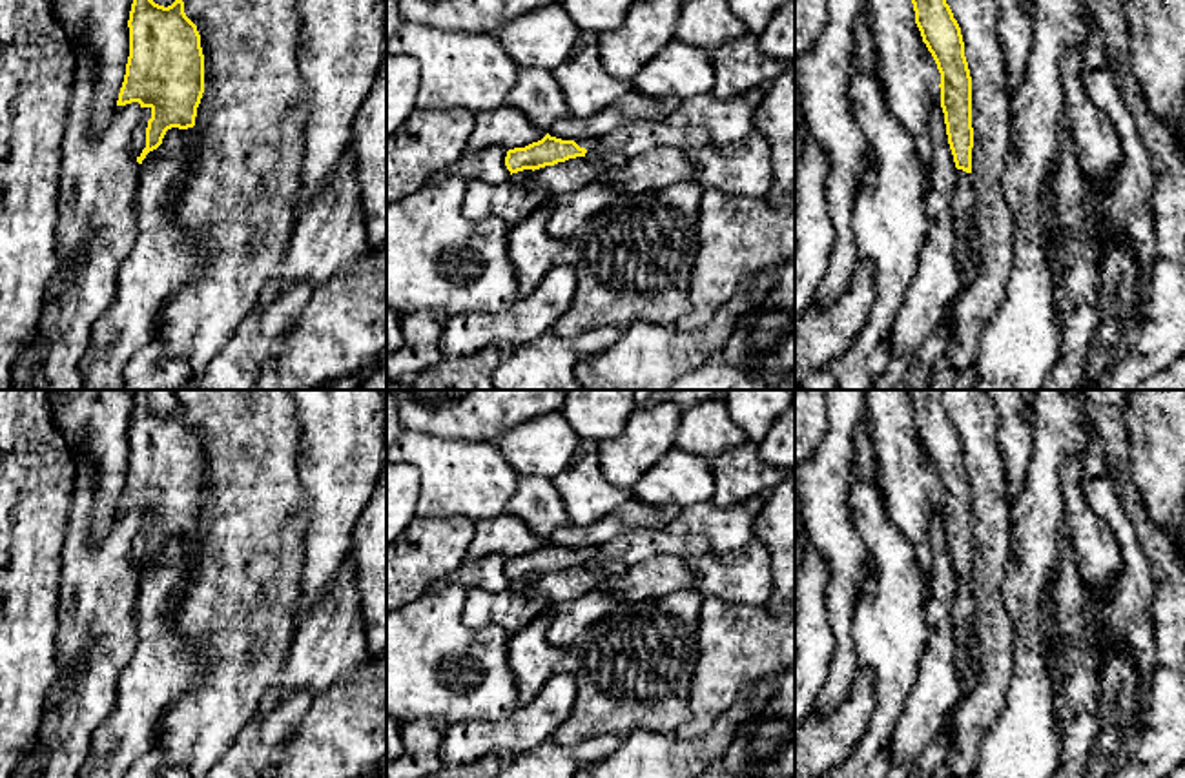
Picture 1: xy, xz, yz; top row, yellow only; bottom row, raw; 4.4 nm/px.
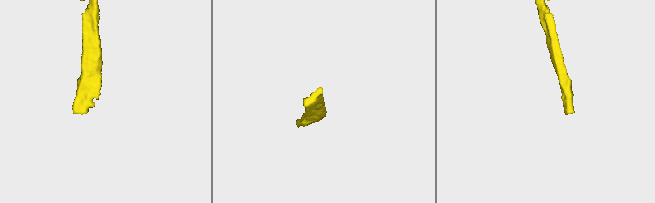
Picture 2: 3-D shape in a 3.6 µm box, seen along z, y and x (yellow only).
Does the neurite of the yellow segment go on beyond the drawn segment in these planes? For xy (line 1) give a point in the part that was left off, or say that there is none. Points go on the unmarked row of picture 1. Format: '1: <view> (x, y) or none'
1: none

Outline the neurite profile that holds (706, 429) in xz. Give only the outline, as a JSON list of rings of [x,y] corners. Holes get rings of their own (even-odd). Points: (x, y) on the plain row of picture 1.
[[[722,397],[684,408],[675,448],[707,459],[747,443],[746,432],[729,417]]]

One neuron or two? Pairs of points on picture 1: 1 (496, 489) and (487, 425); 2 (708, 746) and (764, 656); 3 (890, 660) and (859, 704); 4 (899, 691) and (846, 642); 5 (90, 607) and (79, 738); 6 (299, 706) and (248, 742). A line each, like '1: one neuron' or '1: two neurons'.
1: two neurons
2: two neurons
3: two neurons
4: two neurons
5: one neuron
6: one neuron

